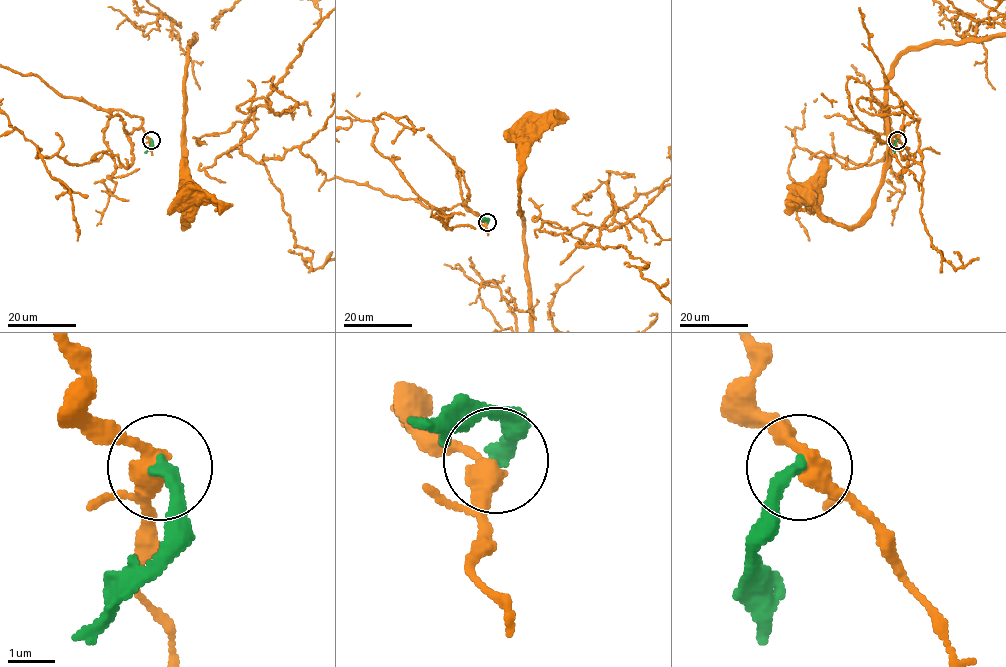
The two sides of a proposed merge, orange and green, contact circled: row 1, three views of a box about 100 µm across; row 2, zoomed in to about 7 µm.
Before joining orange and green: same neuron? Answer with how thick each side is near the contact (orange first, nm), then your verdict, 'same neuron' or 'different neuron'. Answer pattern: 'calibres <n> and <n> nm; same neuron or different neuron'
calibres 380 and 300 nm; different neuron

